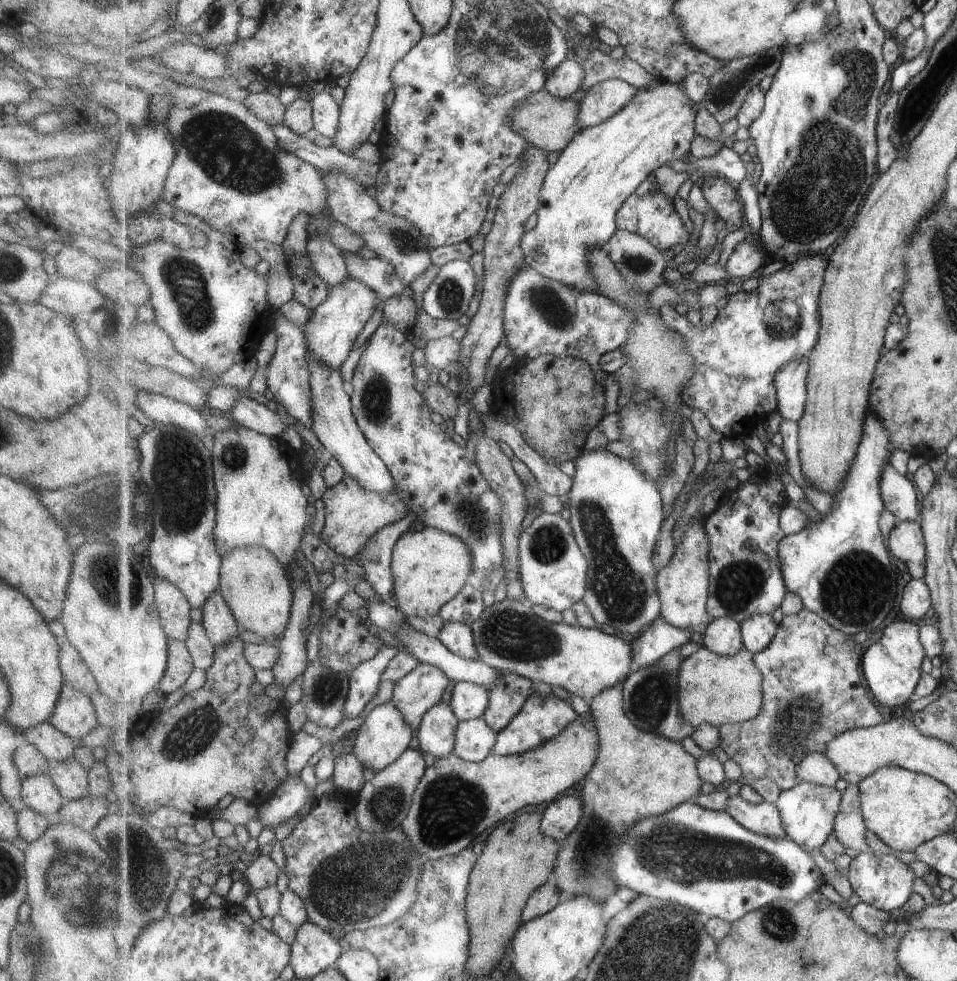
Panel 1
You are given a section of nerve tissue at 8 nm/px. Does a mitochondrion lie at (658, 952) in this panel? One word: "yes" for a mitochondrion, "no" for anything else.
yes

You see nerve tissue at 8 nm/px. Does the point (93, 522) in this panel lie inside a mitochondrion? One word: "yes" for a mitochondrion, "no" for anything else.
yes

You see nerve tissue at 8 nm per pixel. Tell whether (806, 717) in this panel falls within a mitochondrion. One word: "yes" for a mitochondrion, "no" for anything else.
yes

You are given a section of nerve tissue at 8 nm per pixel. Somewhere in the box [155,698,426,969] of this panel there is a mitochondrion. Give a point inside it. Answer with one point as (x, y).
(342, 889)

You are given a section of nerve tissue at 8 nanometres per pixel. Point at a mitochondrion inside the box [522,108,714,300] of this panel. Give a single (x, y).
(640, 265)

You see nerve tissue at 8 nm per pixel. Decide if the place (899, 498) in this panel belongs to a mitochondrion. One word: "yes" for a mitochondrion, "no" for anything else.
no

